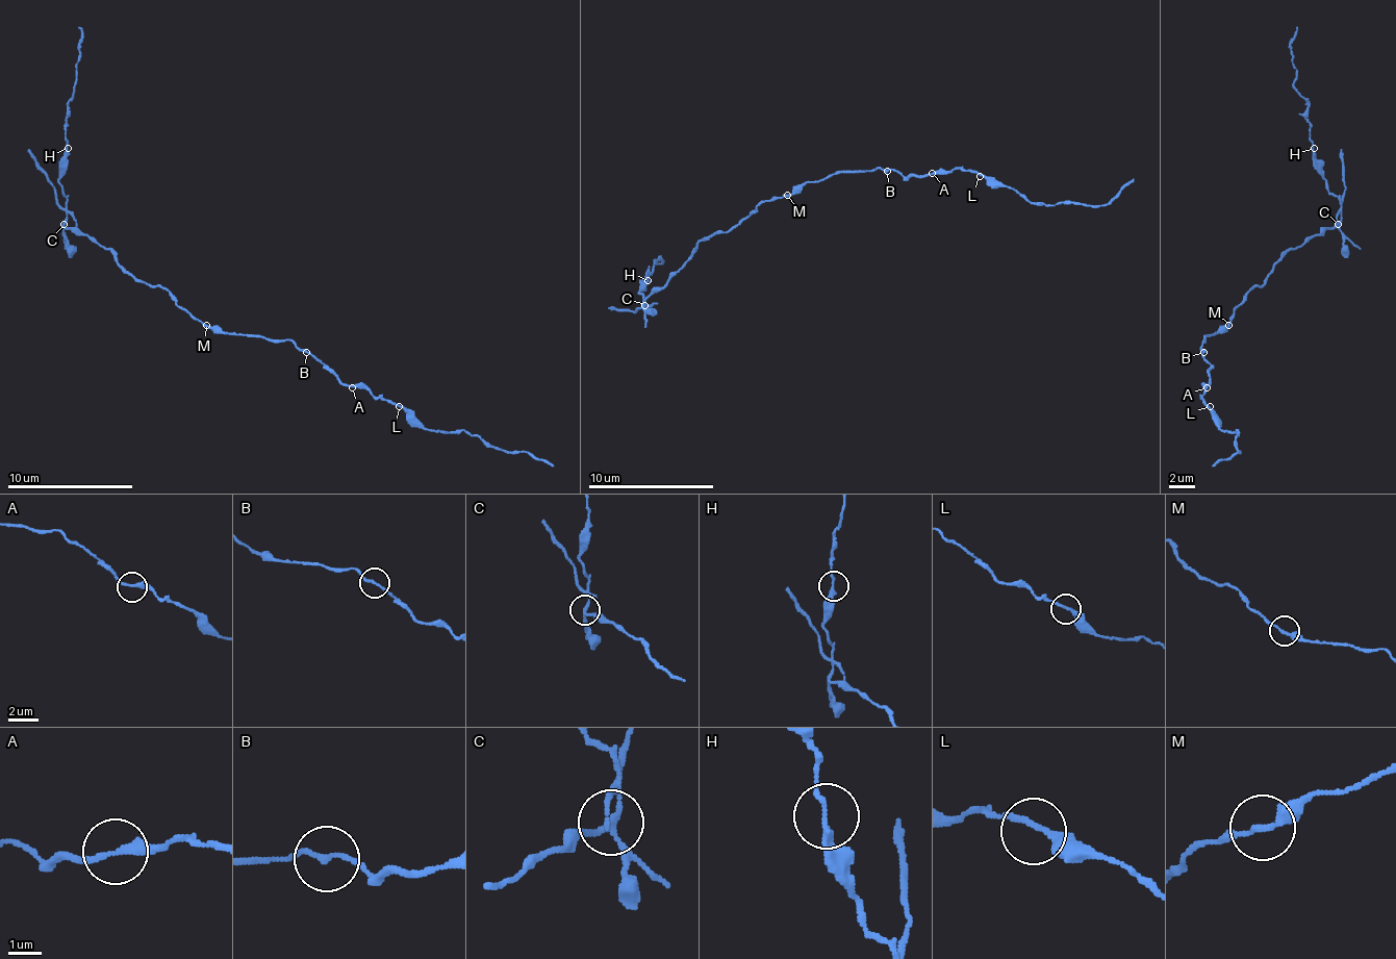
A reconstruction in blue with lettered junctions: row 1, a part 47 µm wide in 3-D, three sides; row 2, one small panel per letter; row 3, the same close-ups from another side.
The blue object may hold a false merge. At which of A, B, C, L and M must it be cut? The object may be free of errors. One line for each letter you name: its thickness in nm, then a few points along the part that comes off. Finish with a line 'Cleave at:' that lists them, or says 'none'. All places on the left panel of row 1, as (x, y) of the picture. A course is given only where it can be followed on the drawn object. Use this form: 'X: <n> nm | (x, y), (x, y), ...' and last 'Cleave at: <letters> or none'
C: 160 nm | (65, 224), (61, 179), (68, 100), (77, 84), (80, 38), (77, 28)
Cleave at: C

